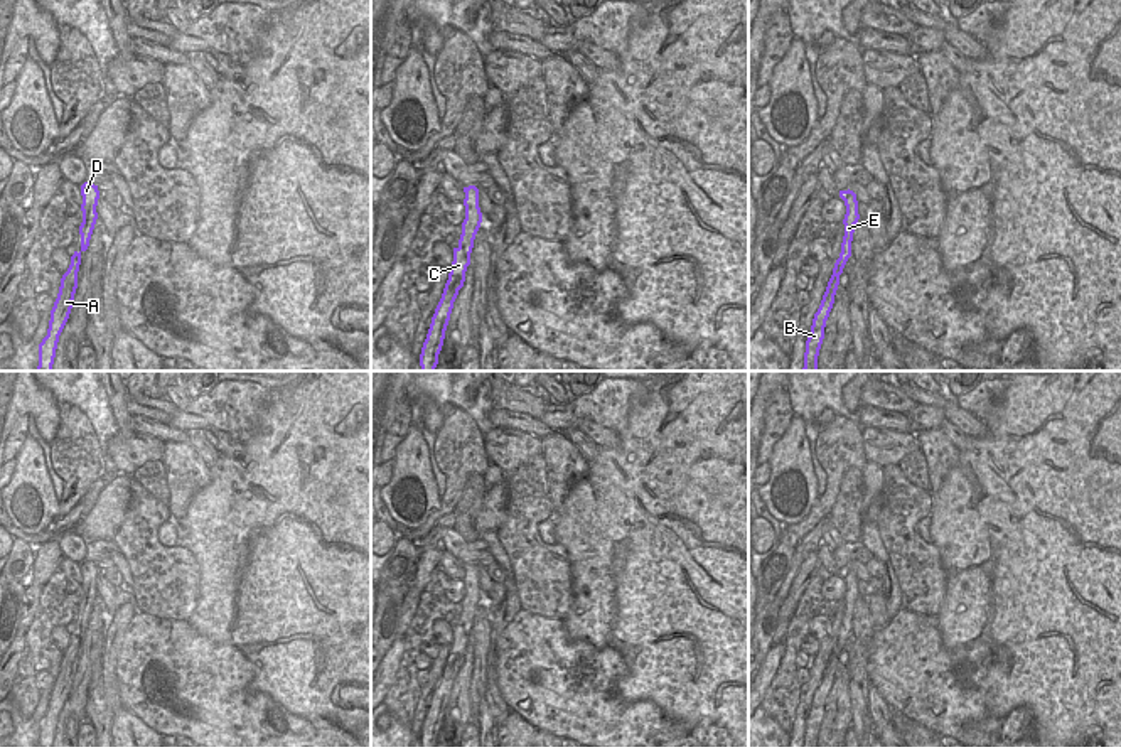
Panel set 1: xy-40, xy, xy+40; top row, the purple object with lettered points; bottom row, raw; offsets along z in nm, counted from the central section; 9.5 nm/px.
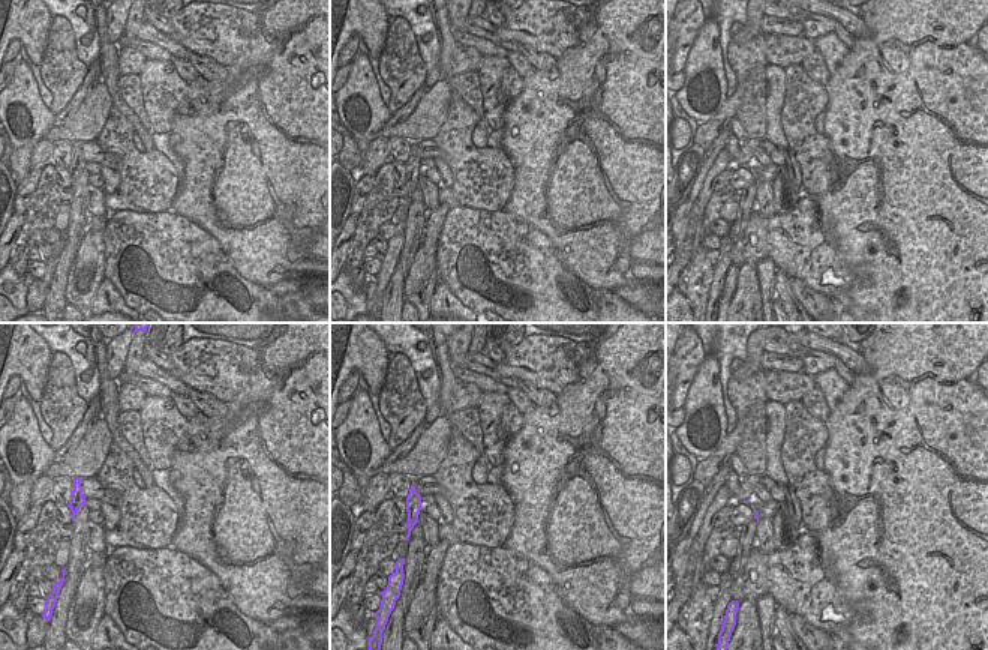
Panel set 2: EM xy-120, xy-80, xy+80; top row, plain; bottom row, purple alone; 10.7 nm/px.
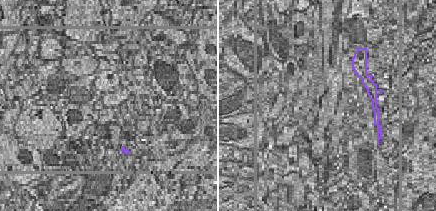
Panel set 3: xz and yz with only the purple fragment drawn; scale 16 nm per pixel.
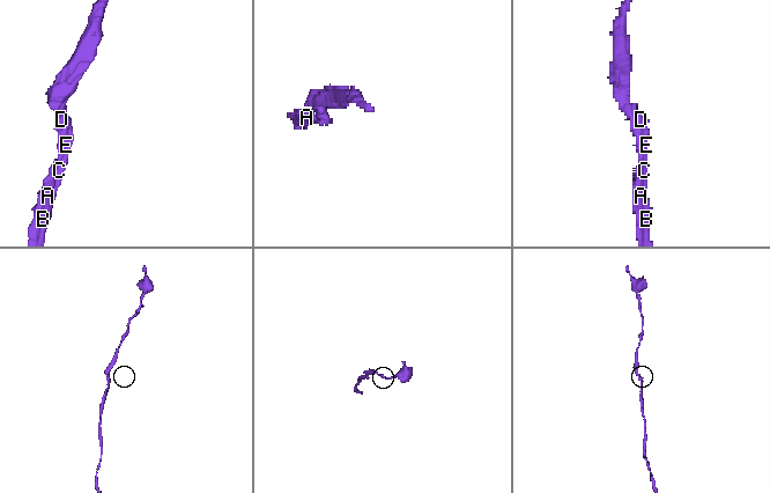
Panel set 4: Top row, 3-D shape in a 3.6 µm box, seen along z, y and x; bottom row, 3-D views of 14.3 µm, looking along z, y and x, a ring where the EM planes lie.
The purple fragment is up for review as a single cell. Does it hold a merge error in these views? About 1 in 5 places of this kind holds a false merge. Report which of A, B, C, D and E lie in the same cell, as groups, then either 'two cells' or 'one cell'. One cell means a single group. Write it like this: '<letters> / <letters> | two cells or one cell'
A B C D E | one cell

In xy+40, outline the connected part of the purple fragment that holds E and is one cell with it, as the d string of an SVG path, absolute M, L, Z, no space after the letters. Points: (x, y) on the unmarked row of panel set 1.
M848 567L848 568L839 568L839 575L845 578L845 583L846 583L846 592L843 597L845 614L843 614L843 621L841 621L841 631L834 641L833 653L828 659L821 683L819 683L818 690L814 691L811 710L806 718L804 745L802 747L818 747L818 734L819 734L819 727L821 727L821 722L824 717L826 698L828 698L829 690L834 681L834 673L836 673L836 668L839 663L839 653L843 651L843 646L845 646L848 636L851 634L851 619L853 619L855 602L860 597L856 572Z

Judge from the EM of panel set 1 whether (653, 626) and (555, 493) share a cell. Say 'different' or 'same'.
different

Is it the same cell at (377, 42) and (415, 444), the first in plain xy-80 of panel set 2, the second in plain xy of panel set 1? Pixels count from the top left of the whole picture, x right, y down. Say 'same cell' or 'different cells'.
different cells

